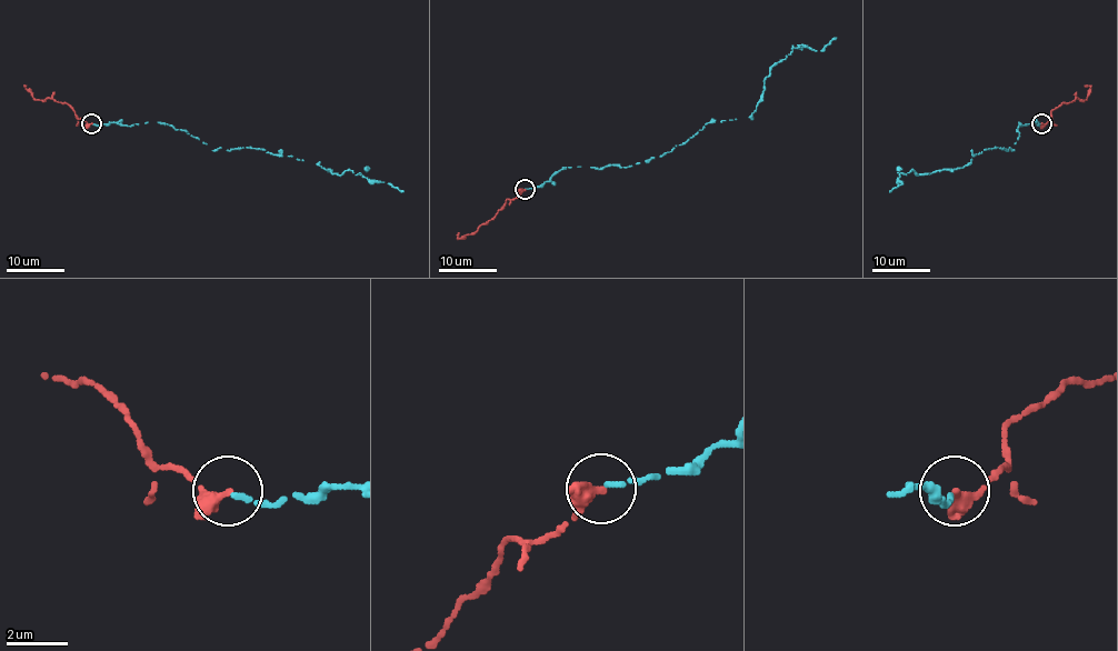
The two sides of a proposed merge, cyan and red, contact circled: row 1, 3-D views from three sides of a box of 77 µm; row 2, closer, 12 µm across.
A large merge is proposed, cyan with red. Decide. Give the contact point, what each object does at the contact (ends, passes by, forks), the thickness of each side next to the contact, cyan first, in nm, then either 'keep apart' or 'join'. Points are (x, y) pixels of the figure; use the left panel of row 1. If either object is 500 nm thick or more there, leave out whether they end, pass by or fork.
place (91, 123); cyan ends; red passes by; calibres 170 and 300 nm; join

